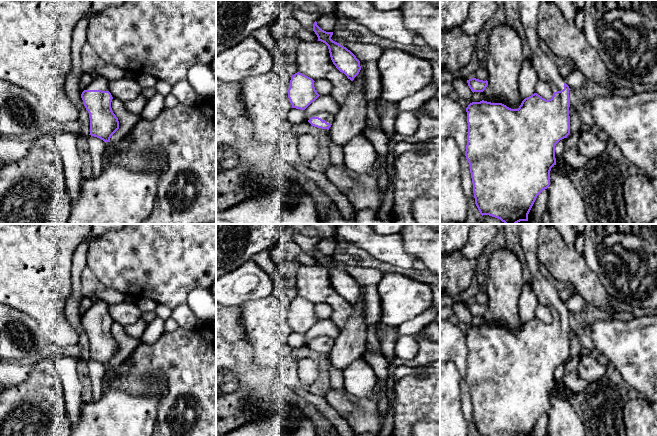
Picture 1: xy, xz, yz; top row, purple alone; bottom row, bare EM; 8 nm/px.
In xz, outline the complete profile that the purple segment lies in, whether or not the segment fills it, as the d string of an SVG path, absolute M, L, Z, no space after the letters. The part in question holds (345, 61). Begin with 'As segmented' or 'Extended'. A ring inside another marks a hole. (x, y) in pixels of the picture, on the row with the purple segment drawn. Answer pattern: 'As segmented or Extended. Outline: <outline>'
As segmented. Outline: M315 21L313 31L318 37L318 41L325 43L328 46L329 53L333 64L336 68L344 73L351 81L359 74L361 70L360 61L346 47L331 39L333 32L322 30Z

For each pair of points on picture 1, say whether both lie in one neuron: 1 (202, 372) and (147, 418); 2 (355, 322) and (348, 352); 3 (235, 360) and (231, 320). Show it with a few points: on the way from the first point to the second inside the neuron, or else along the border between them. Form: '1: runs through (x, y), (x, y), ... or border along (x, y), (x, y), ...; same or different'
1: border along (148, 388), (159, 395), (158, 413), (154, 425); different
2: runs through (355, 329), (350, 345); same
3: runs through (231, 350), (231, 330); same

